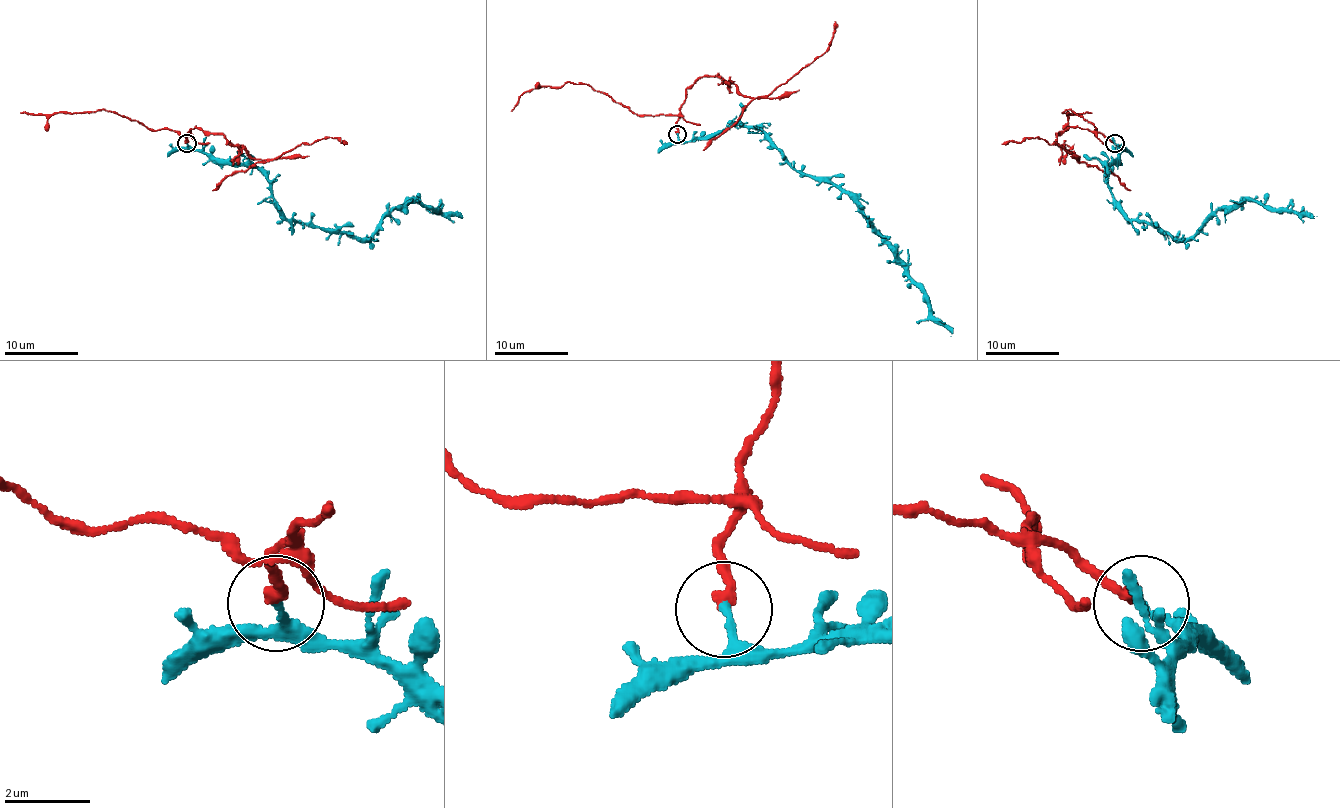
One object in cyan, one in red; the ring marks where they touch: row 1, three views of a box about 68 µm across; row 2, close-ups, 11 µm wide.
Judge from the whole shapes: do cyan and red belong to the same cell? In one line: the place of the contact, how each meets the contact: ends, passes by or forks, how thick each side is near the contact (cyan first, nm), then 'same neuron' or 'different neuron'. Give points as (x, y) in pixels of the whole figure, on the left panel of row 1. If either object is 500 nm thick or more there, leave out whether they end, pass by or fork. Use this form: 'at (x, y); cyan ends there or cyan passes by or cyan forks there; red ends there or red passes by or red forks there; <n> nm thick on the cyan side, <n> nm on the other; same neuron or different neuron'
at (186, 143); cyan ends there; red ends there; 180 nm thick on the cyan side, 280 nm on the other; different neuron

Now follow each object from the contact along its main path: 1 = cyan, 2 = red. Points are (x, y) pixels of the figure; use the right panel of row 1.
1: (1115, 143), (1122, 149), (1106, 166), (1115, 204), (1176, 240), (1191, 238), (1219, 210), (1245, 201), (1317, 216)
2: (1115, 143), (1098, 132), (1069, 127), (1057, 134), (1057, 141), (1078, 160), (1057, 143), (1039, 138), (1002, 143)

